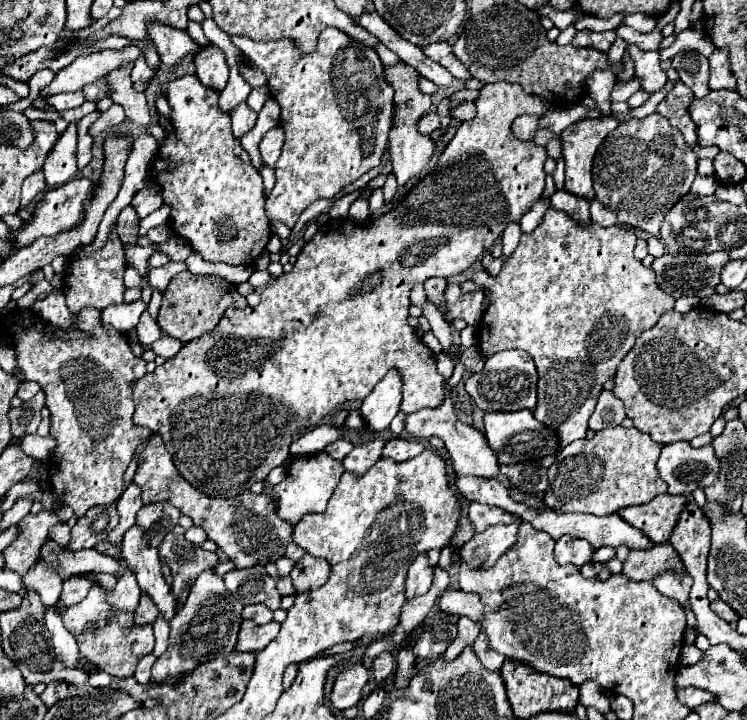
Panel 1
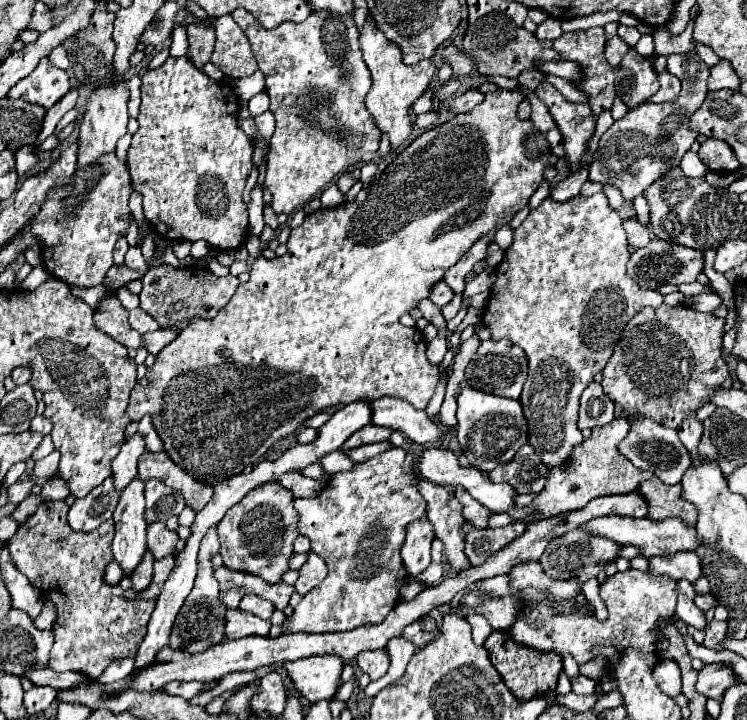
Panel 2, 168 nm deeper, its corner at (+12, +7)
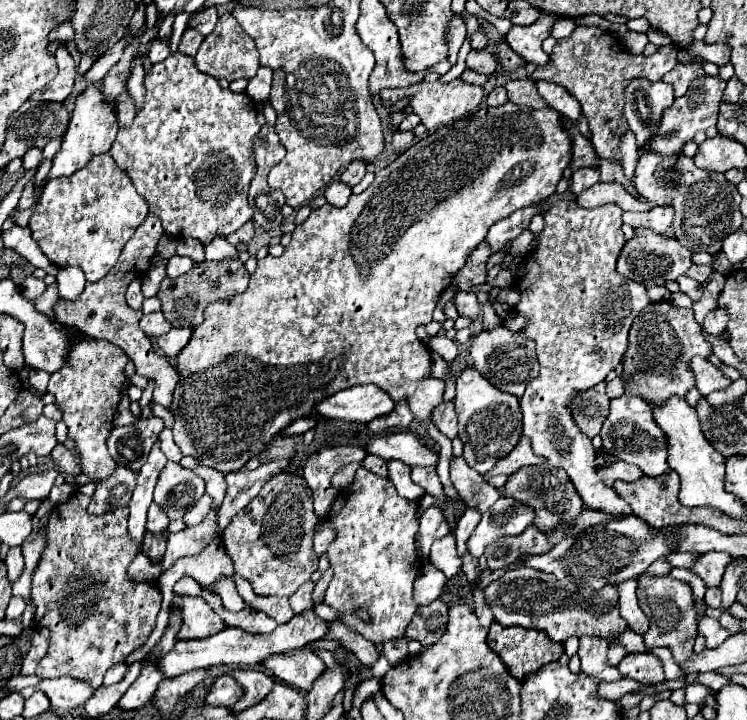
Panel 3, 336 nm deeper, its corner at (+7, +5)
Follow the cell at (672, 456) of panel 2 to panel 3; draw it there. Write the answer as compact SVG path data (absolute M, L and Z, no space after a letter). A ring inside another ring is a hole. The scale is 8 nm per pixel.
M623 393L621 397L611 399L609 415L601 427L601 439L603 439L605 451L609 451L611 455L619 457L625 463L637 465L643 471L643 475L657 477L657 475L663 475L665 471L669 471L669 465L665 461L665 457L667 457L665 435L653 421L649 403L645 403L641 397Z

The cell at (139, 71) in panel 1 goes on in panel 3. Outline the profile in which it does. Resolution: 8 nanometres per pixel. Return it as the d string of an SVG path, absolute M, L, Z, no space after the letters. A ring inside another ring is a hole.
M155 37L153 41L151 41L151 47L149 47L149 61L151 63L159 63L159 61L165 61L169 55L171 55L171 51L169 51L169 43L167 41L161 41L159 37Z

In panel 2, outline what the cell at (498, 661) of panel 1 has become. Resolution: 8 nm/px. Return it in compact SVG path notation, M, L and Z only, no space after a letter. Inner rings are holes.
M470 615L470 617L466 617L466 621L470 623L470 627L472 627L472 637L474 637L474 643L476 645L484 645L484 641L488 639L488 635L494 631L492 627L490 627L490 623L482 617L482 615Z

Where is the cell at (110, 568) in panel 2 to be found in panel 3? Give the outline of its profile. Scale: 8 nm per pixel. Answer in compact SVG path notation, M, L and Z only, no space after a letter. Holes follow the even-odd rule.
M139 553L129 567L129 575L133 581L157 581L161 575L161 561L153 563L147 555Z

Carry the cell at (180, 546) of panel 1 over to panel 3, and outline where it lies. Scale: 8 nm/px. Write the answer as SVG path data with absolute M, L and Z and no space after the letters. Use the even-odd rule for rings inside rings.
M151 503L149 507L149 515L147 515L147 529L151 533L163 533L169 525L167 515L161 511L161 507L157 507L157 503Z

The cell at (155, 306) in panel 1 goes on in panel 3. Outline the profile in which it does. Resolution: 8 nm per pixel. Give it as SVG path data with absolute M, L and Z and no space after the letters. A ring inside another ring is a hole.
M125 91L118 96L117 100L119 128L129 127L131 123L133 123L136 114L134 99L127 91Z

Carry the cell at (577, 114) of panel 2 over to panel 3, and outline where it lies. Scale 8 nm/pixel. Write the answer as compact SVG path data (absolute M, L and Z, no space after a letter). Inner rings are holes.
M539 81L537 91L551 109L559 111L563 117L567 117L571 121L579 119L581 107L579 107L577 99L573 99L573 95L569 95L569 91L565 91L565 87L561 87L553 81Z

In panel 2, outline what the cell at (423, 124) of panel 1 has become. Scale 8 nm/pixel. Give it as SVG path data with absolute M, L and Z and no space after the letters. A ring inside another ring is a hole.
M470 89L458 97L454 97L454 101L450 103L450 109L454 113L468 113L470 109L474 109L478 103L482 103L484 95L478 89Z

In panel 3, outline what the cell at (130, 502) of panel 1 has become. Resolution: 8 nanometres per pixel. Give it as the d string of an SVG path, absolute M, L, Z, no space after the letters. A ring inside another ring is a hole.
M139 415L129 425L113 427L107 439L109 453L119 467L131 467L137 471L145 463L161 431L163 431L163 419L155 415L153 417Z

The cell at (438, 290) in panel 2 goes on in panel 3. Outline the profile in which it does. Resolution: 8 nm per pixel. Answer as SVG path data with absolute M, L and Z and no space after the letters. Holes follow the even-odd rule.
M457 293L455 297L455 303L457 303L457 311L461 317L469 317L471 321L475 321L481 313L481 305L477 301L477 295L475 293Z

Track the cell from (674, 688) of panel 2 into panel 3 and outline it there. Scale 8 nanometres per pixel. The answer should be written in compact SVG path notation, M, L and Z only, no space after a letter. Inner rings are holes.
M629 653L617 665L623 677L631 677L641 683L663 683L663 663L653 653Z

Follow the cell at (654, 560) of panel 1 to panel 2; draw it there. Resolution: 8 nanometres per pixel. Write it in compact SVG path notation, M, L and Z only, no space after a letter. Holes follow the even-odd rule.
M672 553L672 557L648 557L650 575L668 575L672 579L688 579L694 583L700 577L700 559L692 553Z

